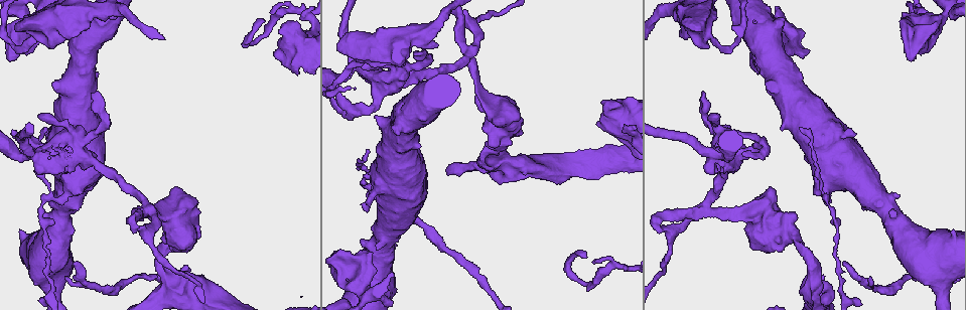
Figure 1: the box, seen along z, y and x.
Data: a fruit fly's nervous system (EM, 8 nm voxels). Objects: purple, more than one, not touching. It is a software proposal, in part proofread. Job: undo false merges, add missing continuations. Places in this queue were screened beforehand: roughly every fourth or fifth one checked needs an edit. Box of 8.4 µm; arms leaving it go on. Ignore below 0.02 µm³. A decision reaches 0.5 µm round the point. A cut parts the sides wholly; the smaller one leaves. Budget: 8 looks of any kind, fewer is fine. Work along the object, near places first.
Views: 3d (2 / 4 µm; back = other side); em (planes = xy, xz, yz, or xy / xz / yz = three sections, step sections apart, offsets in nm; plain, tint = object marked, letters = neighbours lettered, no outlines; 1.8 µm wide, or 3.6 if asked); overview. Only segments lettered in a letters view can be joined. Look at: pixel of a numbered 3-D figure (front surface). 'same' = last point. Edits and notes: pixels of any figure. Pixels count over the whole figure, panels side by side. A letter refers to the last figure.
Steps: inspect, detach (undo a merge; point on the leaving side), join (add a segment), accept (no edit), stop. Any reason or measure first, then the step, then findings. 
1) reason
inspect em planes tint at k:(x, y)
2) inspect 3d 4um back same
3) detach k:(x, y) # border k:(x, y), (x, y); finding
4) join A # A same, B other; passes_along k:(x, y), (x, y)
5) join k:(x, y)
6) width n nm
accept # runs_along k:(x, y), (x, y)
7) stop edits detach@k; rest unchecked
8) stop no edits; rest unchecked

an open end
inspect 3d 2um back at 1:(67, 279)

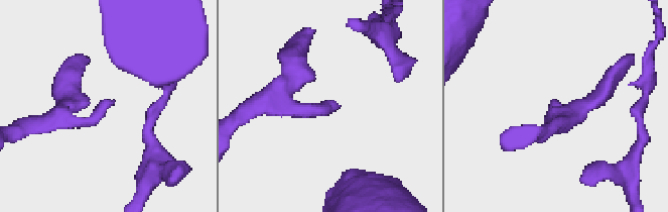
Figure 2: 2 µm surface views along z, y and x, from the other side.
now the EM
inspect em xy step 4 letters at 2:(555, 104)

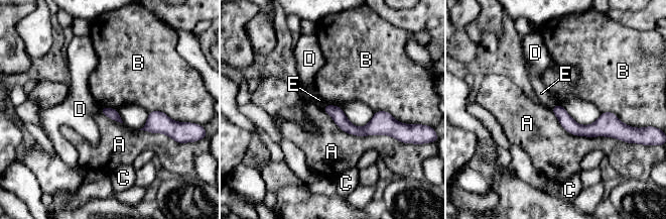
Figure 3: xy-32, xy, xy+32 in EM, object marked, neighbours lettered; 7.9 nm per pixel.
cut it another way
inspect em planes letters same

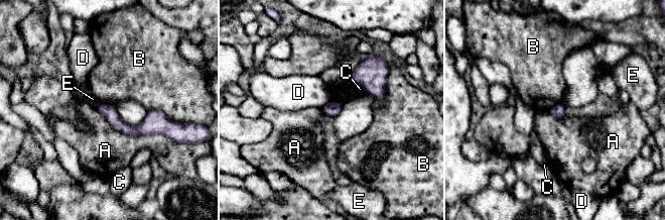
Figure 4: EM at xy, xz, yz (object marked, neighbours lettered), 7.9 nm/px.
accept # A other, B other, C other, D other, E other; border 4:(389, 69), (386, 92), (379, 100); no lettered segment goes on from it

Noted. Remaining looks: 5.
four-way junction
inspect em planes letters at 1:(147, 211)

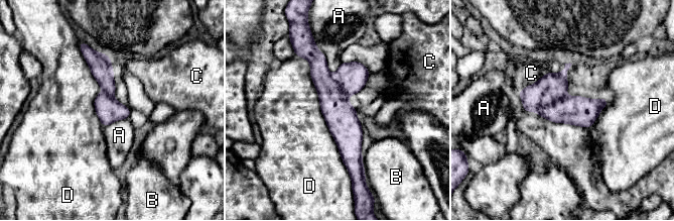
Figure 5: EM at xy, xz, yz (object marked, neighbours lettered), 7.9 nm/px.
accept # A other, B other, C other, D other; continuous, no second cell

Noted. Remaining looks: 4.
a fork
inspect 3d 2um at 1:(713, 154)

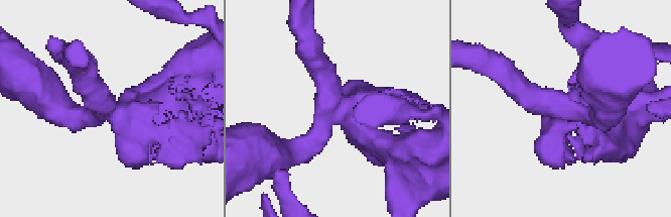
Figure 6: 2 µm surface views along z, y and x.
shape alone is not enough
inspect em planes letters at 6:(118, 110)

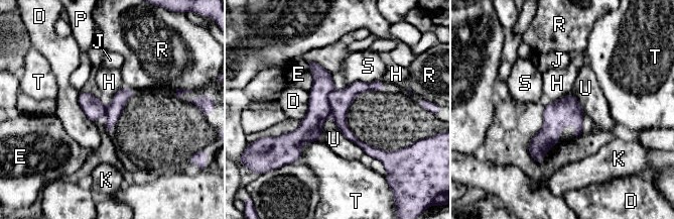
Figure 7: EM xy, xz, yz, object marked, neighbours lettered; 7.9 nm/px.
longest_contact U 340 nm
detach 7:(311, 126) # D other, E other, H other, J other, K other, P other, R other, S other, T other, U other; part_leaving 7:(314, 65), (318, 111), (298, 154); two cells meet here

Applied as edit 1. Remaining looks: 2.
thick turns thin
inspect em planes plain at 1:(21, 36)

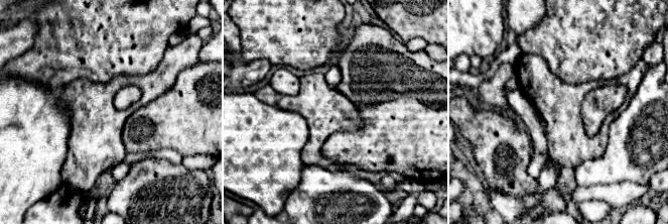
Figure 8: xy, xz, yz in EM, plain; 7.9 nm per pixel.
inspect em planes letters same

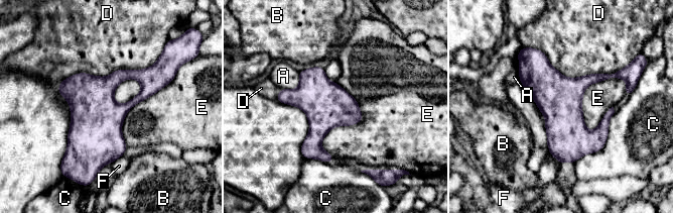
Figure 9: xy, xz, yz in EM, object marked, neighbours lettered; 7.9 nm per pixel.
accept # A other, B other, C other, D other, E other, F other; all the same cell

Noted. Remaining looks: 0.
stop edits detach@7; rest unchecked

